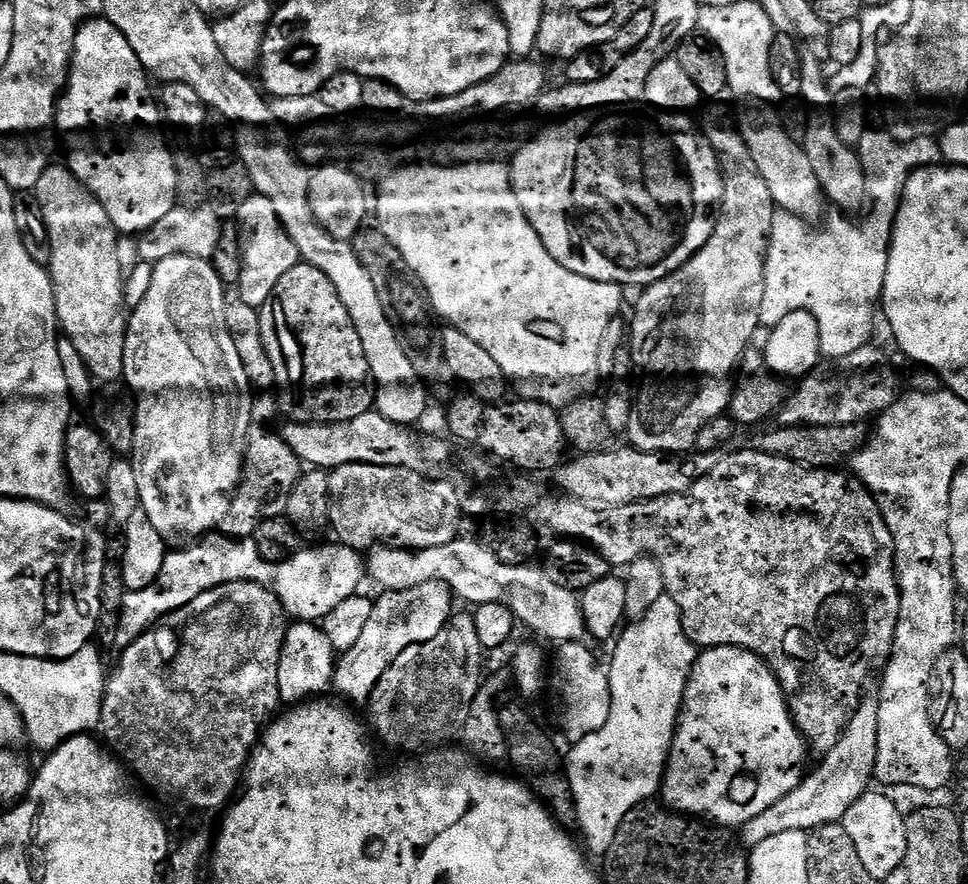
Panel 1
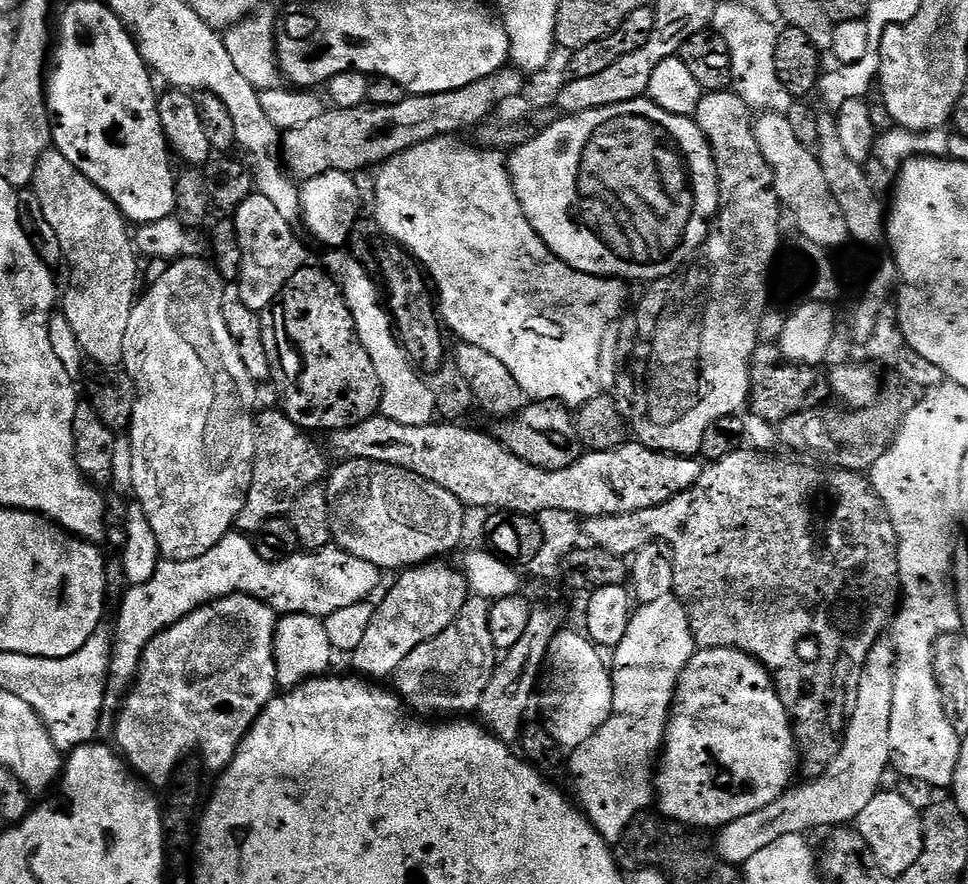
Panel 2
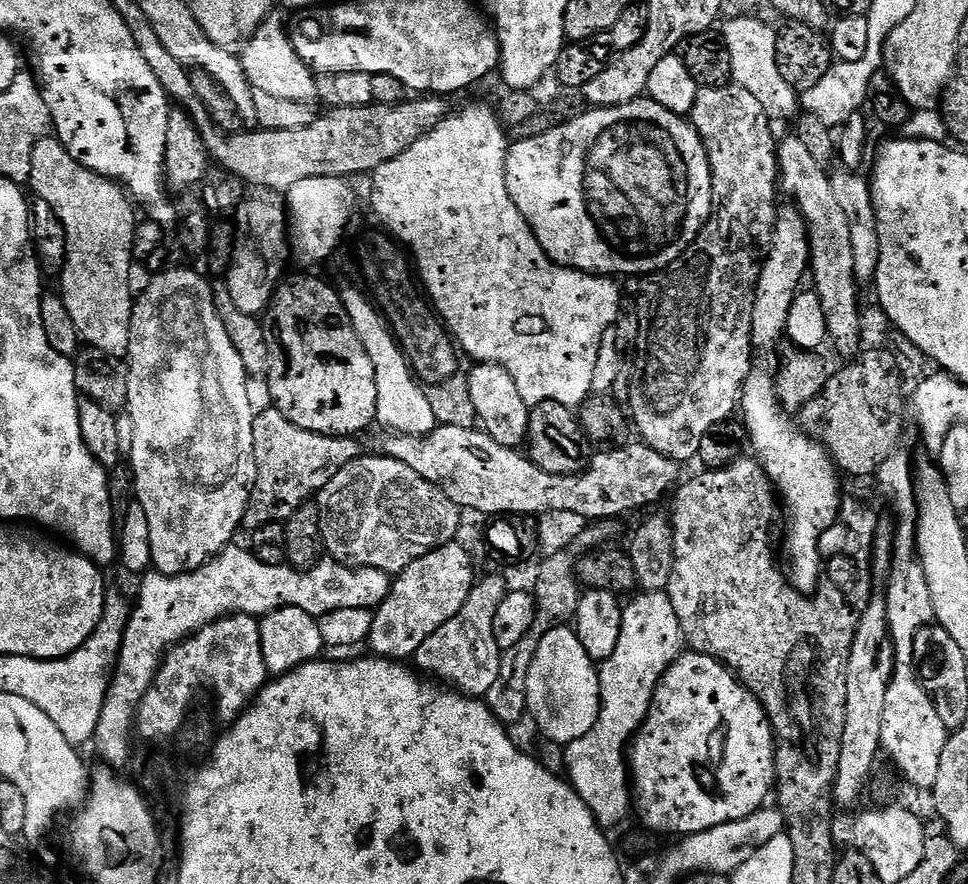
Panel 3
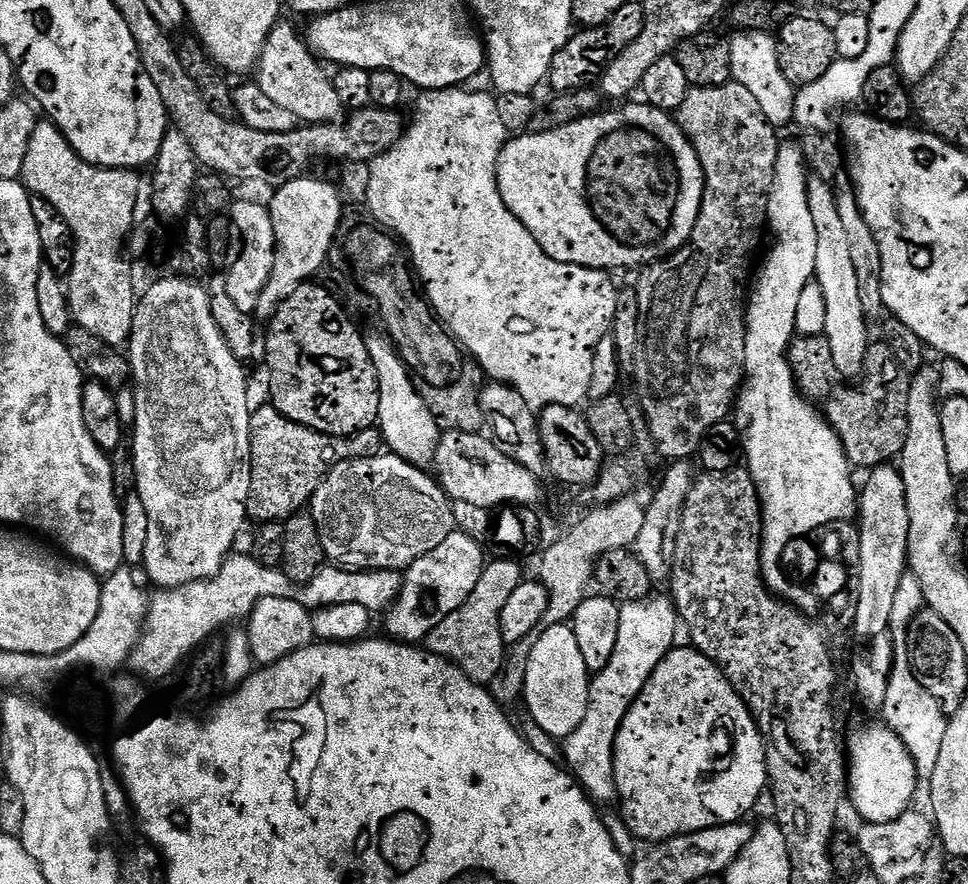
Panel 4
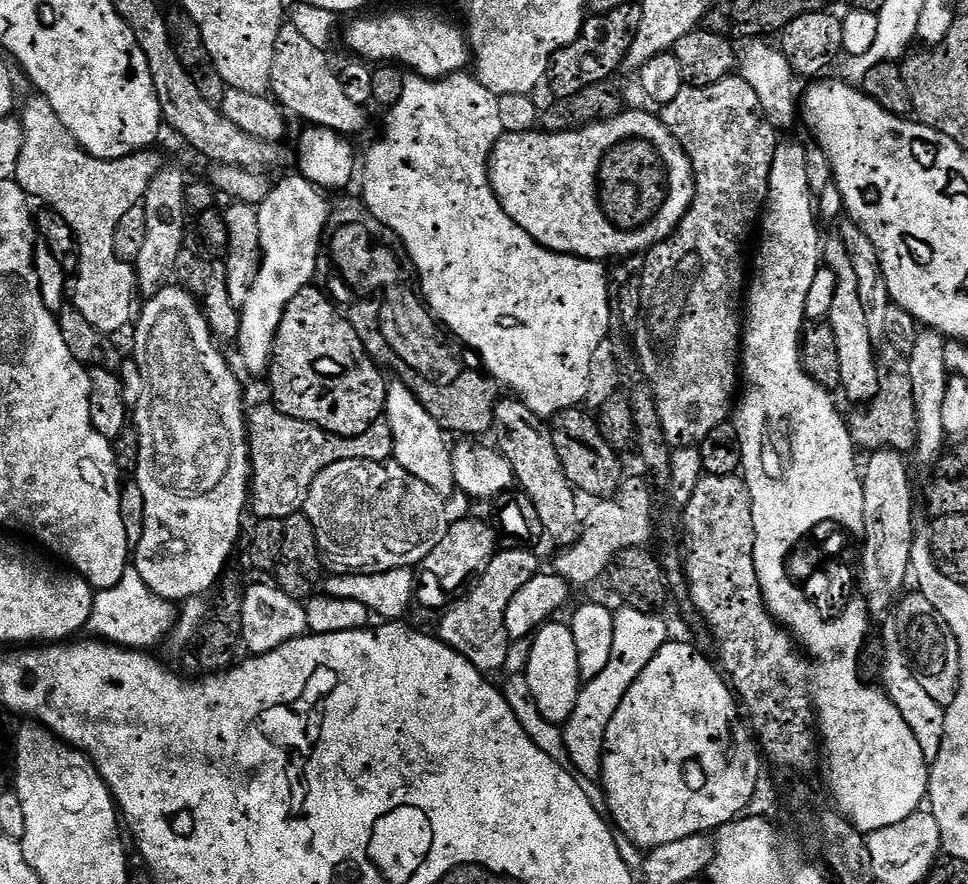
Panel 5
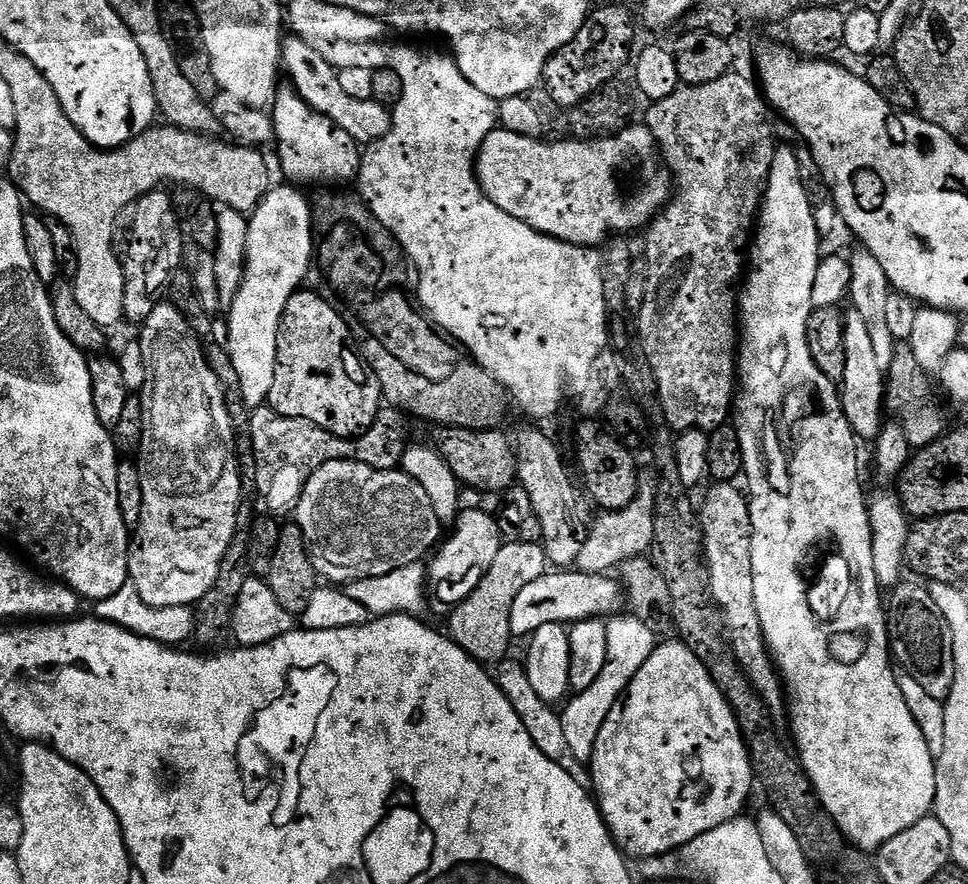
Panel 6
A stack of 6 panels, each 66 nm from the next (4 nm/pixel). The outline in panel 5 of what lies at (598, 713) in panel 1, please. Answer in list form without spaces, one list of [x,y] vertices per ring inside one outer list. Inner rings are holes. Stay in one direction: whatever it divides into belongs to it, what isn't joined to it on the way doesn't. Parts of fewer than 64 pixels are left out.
[[[549,622],[536,629],[532,639],[532,649],[526,669],[530,699],[536,704],[542,718],[554,725],[563,725],[570,718],[578,702],[582,687],[579,674],[579,654],[574,634],[569,625]]]

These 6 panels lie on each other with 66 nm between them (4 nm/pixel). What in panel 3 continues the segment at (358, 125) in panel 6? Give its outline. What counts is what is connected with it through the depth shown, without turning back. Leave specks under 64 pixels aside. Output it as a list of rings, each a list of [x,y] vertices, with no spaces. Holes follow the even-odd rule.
[[[280,10],[269,12],[268,17],[258,26],[258,30],[239,49],[240,65],[253,88],[271,94],[273,98],[284,98],[286,102],[312,104],[320,88],[316,85],[317,73],[307,68],[292,46],[290,20]]]

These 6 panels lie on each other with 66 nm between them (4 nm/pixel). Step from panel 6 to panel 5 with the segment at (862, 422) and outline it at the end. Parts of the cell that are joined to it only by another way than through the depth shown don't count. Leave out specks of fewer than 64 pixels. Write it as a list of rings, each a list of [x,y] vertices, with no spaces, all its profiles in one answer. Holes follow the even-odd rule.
[[[839,238],[823,241],[822,260],[836,279],[834,303],[830,306],[826,322],[834,330],[834,342],[838,342],[838,366],[842,366],[840,388],[856,406],[864,406],[878,394],[878,348],[870,338],[870,326],[866,326],[866,310],[858,294],[858,274],[854,274],[854,262],[850,262],[850,254]]]

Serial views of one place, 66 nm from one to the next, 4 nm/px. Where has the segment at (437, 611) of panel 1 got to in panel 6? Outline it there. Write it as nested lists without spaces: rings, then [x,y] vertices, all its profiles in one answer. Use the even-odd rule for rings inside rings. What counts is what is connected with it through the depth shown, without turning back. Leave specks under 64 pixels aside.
[[[476,508],[470,509],[469,512],[461,511],[454,527],[456,536],[450,537],[449,540],[447,537],[439,545],[438,551],[431,557],[432,565],[429,563],[426,568],[431,583],[432,580],[436,583],[437,598],[448,604],[447,606],[461,604],[475,590],[478,582],[482,582],[486,570],[490,570],[493,565],[494,558],[498,558],[502,543],[500,522],[493,513],[491,516],[490,513],[479,512]]]

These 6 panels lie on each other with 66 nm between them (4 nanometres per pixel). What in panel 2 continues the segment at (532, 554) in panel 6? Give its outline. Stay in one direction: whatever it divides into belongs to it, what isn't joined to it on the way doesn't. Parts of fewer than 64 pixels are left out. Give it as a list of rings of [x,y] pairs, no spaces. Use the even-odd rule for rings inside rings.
[[[475,594],[469,595],[462,610],[458,610],[458,618],[454,618],[442,634],[422,642],[422,646],[410,650],[410,654],[402,658],[394,673],[394,688],[403,703],[413,708],[413,713],[472,714],[477,711],[482,692],[498,663],[498,653],[490,638],[489,620],[489,601]]]

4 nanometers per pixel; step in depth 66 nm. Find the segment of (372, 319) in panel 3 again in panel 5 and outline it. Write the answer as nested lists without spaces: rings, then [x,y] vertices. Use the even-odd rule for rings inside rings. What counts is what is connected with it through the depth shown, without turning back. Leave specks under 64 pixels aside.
[[[399,382],[389,383],[384,411],[386,422],[392,431],[392,454],[395,463],[400,464],[402,470],[406,470],[414,478],[418,478],[418,482],[426,482],[426,486],[430,486],[430,490],[434,490],[438,495],[451,497],[451,492],[457,491],[452,448],[440,422],[430,418],[430,414],[418,402],[416,395]]]

